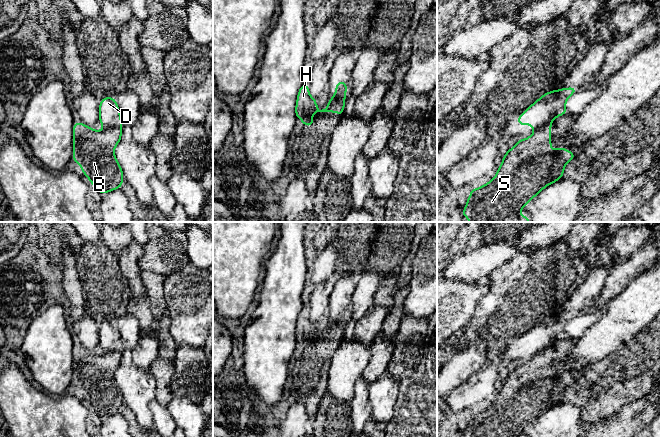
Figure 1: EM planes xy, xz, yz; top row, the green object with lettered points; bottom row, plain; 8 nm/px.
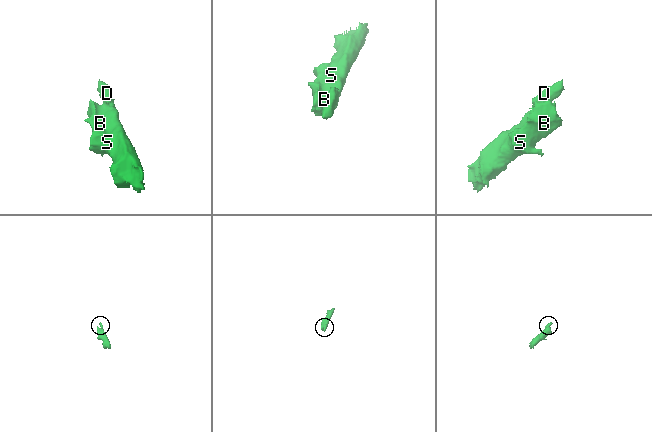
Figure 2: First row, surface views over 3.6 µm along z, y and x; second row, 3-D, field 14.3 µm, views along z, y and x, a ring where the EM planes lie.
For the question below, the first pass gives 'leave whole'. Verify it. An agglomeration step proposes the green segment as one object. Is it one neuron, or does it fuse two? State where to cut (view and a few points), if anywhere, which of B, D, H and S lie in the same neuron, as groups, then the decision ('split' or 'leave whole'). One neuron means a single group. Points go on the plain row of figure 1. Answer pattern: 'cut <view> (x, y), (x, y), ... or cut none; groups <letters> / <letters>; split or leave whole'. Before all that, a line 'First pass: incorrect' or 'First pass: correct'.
First pass: incorrect
cut xz (344, 323), (333, 322), (329, 326); groups B H S / D; split

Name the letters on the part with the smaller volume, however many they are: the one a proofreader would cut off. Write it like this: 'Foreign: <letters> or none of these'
Foreign: D

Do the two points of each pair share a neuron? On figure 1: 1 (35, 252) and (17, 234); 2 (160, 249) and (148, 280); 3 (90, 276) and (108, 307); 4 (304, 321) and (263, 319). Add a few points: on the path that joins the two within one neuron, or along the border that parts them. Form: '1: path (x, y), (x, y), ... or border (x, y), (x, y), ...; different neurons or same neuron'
1: border (28, 232), (23, 247), (11, 260); different neurons
2: border (141, 269), (147, 269), (164, 276); different neurons
3: path (98, 284), (106, 292), (106, 299); same neuron
4: border (302, 308), (297, 319), (295, 344); different neurons

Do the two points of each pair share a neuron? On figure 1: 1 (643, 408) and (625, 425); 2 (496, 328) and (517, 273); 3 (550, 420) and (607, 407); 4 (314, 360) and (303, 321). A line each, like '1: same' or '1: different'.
1: same
2: same
3: different
4: same

